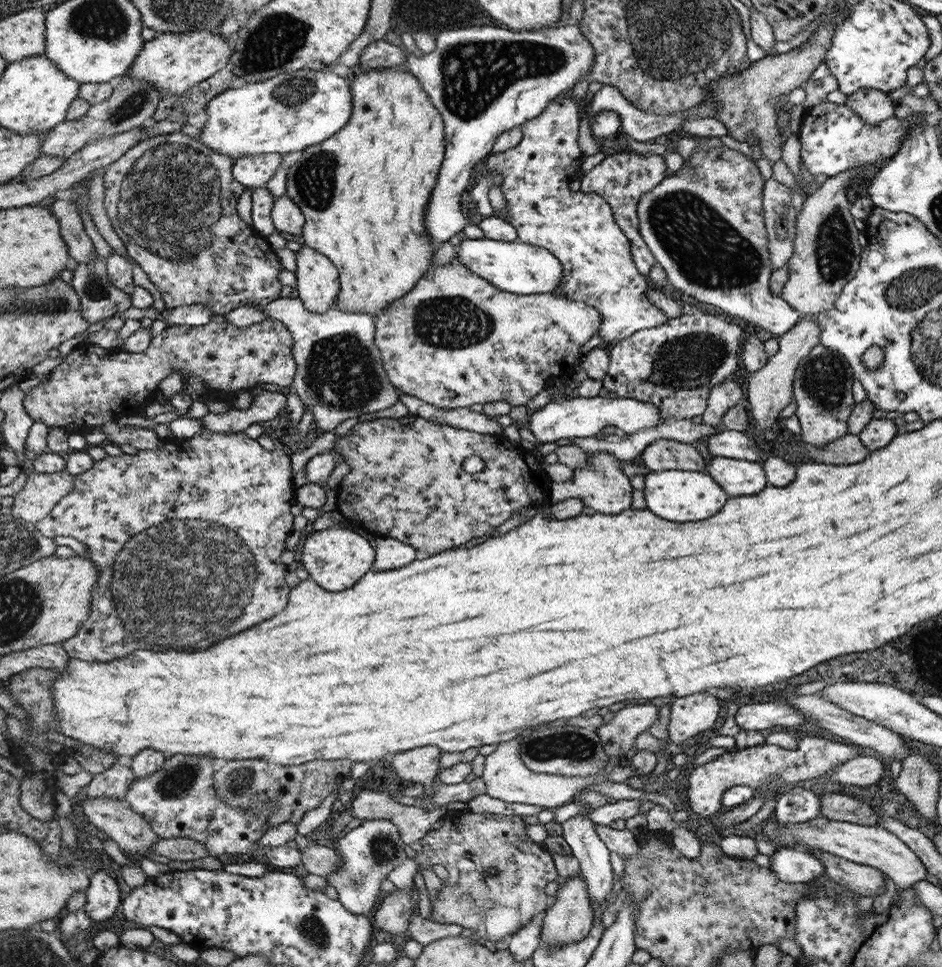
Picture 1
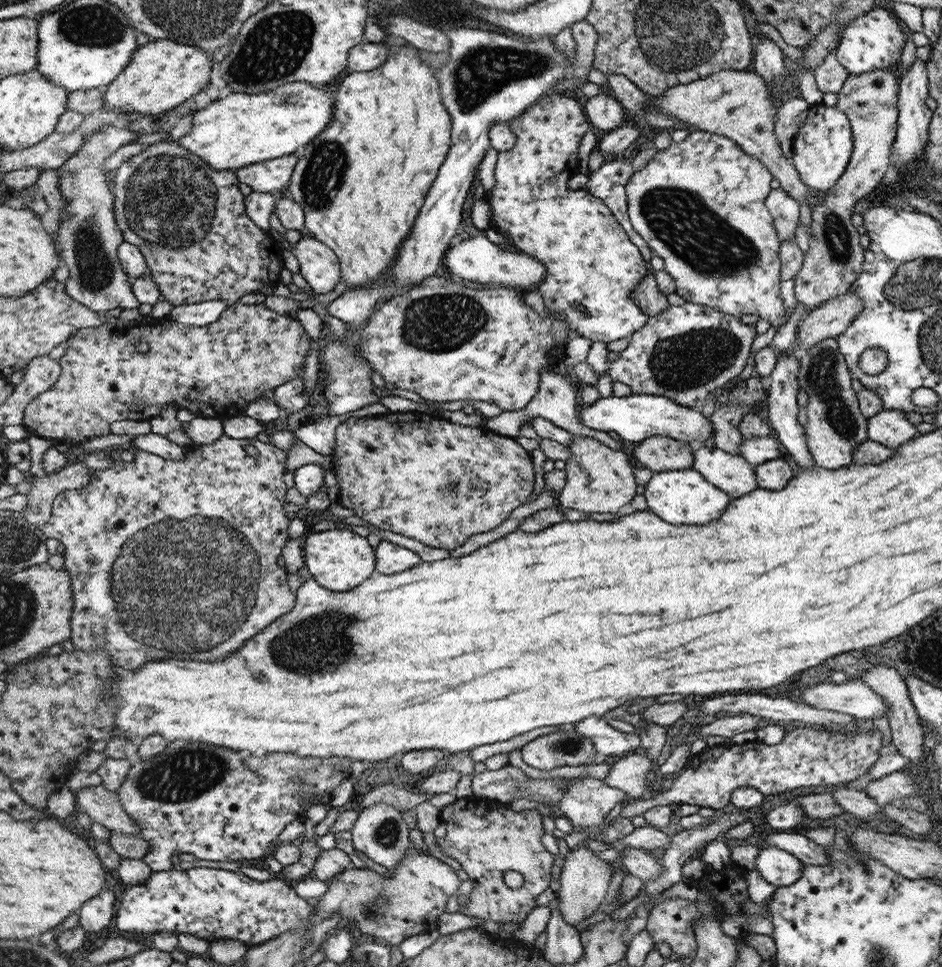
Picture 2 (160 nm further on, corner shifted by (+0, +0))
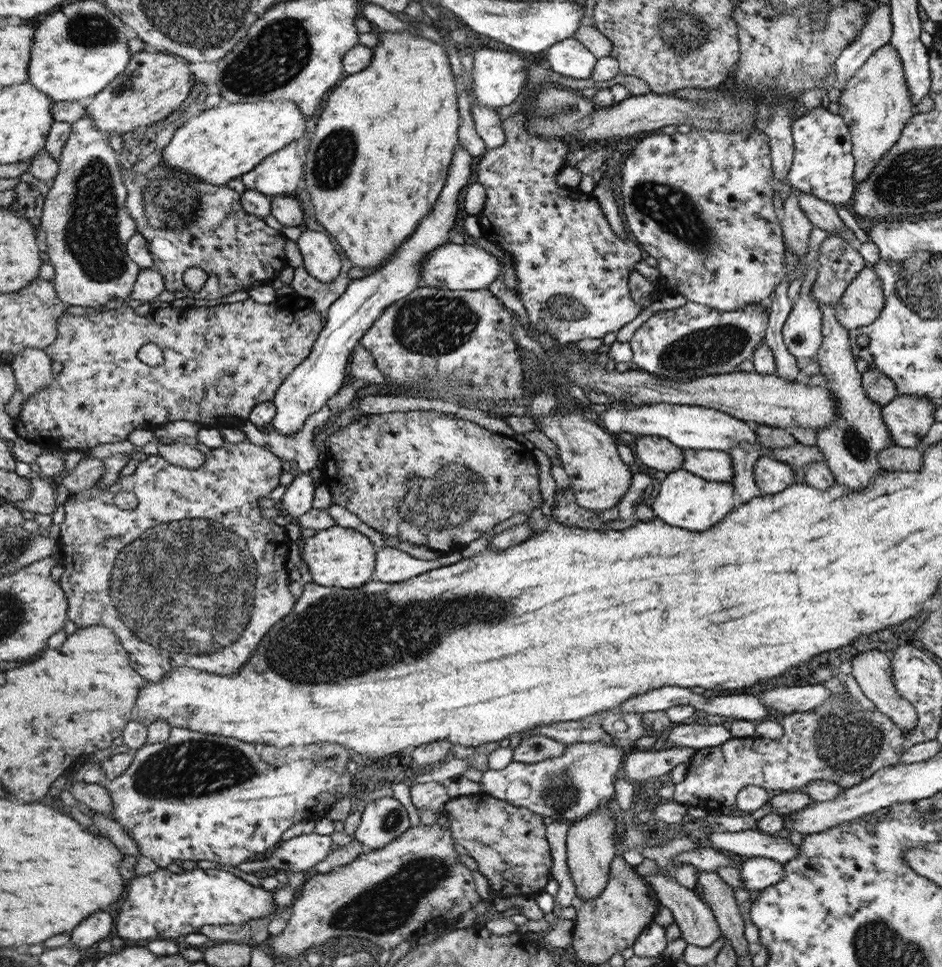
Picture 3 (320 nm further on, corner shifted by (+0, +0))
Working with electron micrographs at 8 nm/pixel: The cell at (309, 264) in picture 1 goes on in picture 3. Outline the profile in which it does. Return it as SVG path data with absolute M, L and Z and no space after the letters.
M302 231L297 240L304 259L303 267L320 282L332 282L340 274L340 256L328 235L321 231Z

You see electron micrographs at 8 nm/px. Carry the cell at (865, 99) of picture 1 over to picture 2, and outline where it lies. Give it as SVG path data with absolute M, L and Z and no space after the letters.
M874 69L850 75L838 92L836 108L849 118L853 133L853 151L841 178L835 187L821 194L813 206L811 234L805 262L795 276L794 294L798 303L816 310L823 302L844 295L863 271L864 252L858 242L856 226L850 222L854 204L880 184L888 166L897 138L897 121L900 117L899 72L892 69Z

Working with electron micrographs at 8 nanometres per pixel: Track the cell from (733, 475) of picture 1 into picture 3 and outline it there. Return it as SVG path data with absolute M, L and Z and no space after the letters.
M684 450L683 470L709 481L731 482L734 464L727 452L720 450Z

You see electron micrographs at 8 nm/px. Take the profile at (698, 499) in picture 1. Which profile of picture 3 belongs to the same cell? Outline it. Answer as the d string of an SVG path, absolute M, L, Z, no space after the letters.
M680 469L668 473L661 481L651 506L658 519L674 527L690 528L702 532L720 522L728 512L734 510L734 485L731 482L705 480L700 476Z

